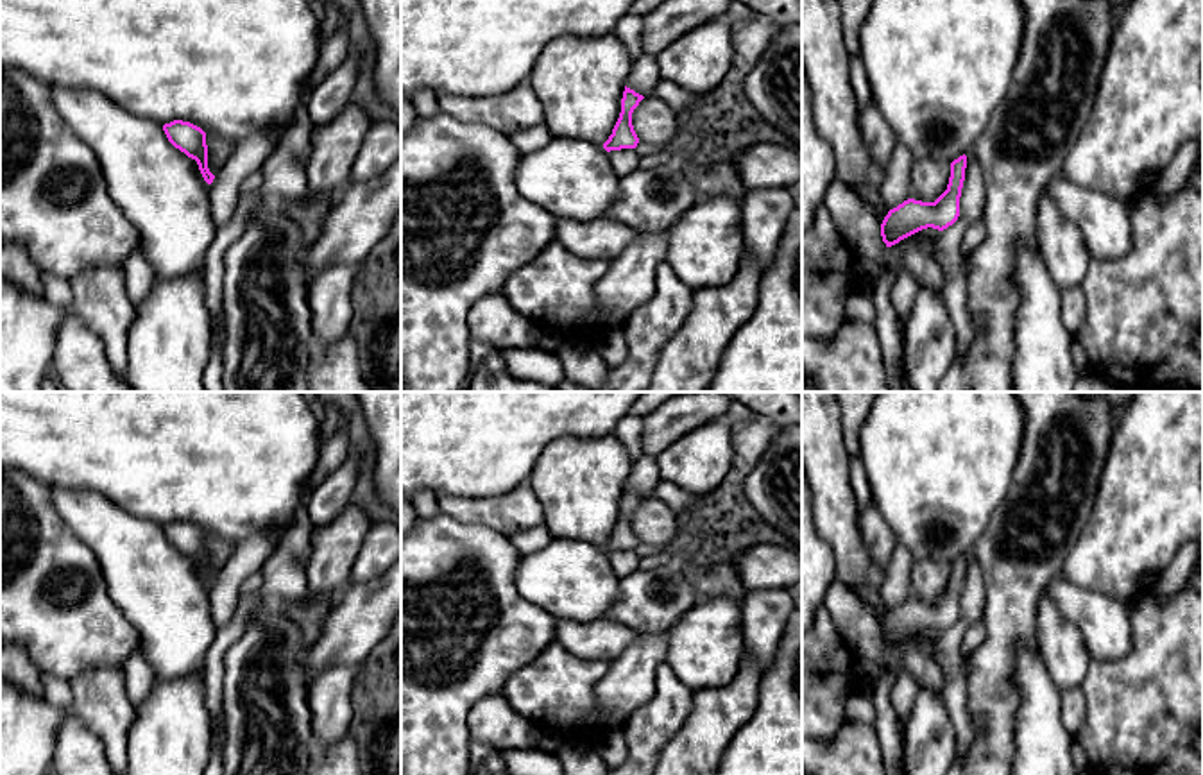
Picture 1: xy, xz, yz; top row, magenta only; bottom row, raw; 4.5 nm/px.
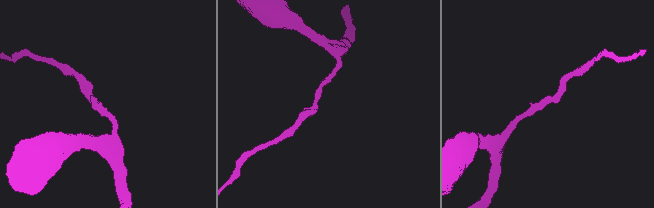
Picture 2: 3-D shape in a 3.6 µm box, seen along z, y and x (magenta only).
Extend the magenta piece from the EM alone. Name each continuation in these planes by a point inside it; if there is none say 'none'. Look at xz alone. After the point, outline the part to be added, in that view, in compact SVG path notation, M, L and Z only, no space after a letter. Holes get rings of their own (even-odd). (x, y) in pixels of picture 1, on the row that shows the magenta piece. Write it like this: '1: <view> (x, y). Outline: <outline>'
none

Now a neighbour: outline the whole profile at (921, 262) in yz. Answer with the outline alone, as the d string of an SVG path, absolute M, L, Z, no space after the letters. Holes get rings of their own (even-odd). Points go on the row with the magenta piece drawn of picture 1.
M934 242L908 245L900 254L899 267L908 270L918 286L943 294L945 276L936 260Z

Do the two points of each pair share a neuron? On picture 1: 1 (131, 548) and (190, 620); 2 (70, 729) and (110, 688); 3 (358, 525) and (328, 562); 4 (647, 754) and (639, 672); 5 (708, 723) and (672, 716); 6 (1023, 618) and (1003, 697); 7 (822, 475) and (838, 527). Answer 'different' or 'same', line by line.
1: same
2: different
3: same
4: different
5: different
6: same
7: same

